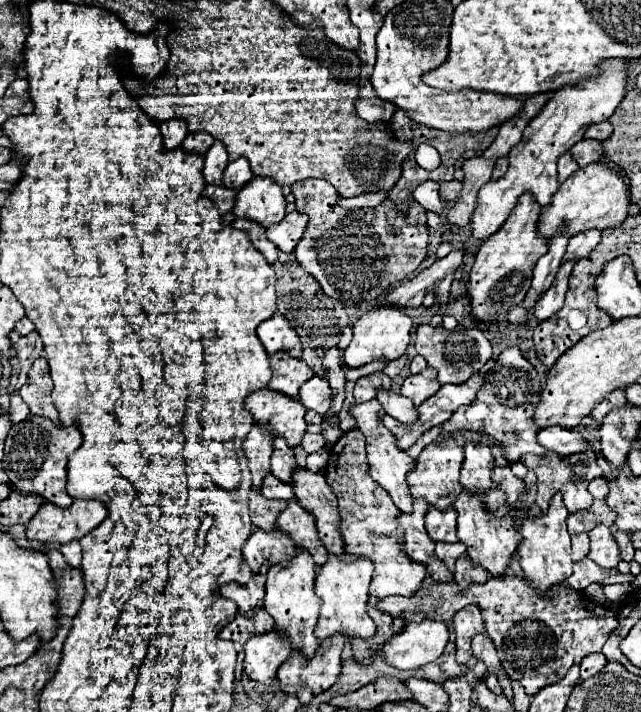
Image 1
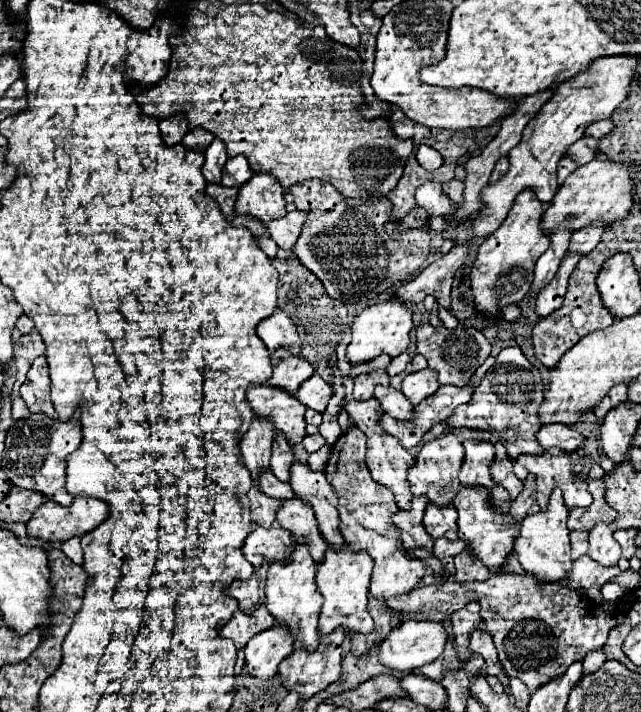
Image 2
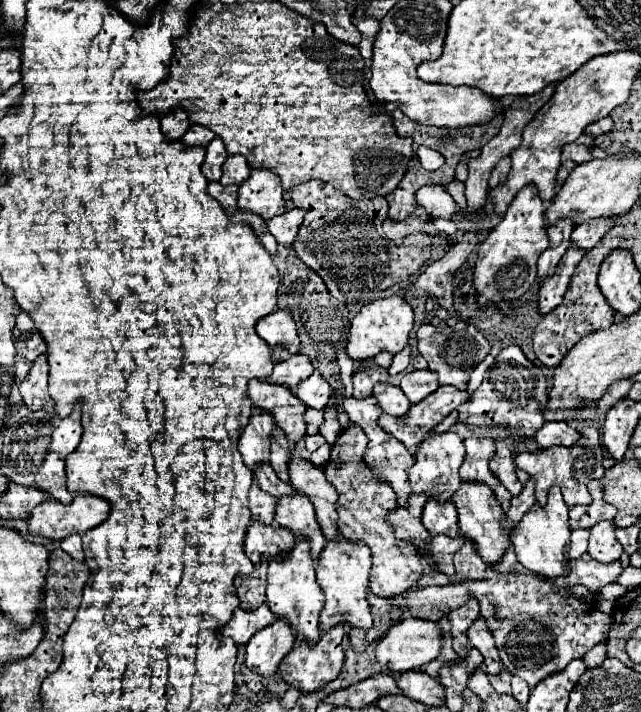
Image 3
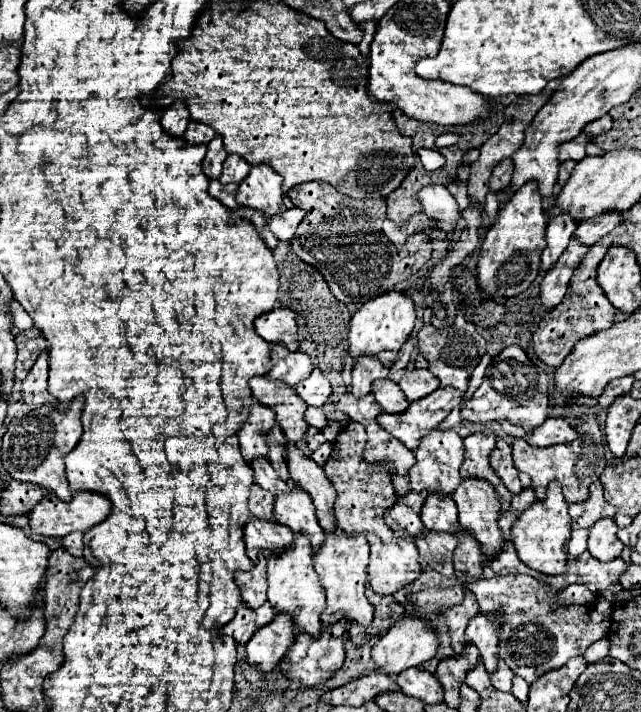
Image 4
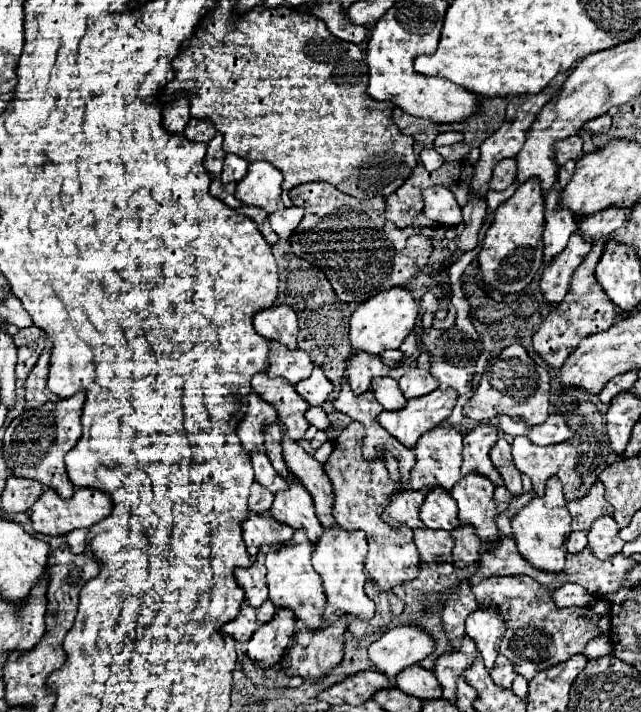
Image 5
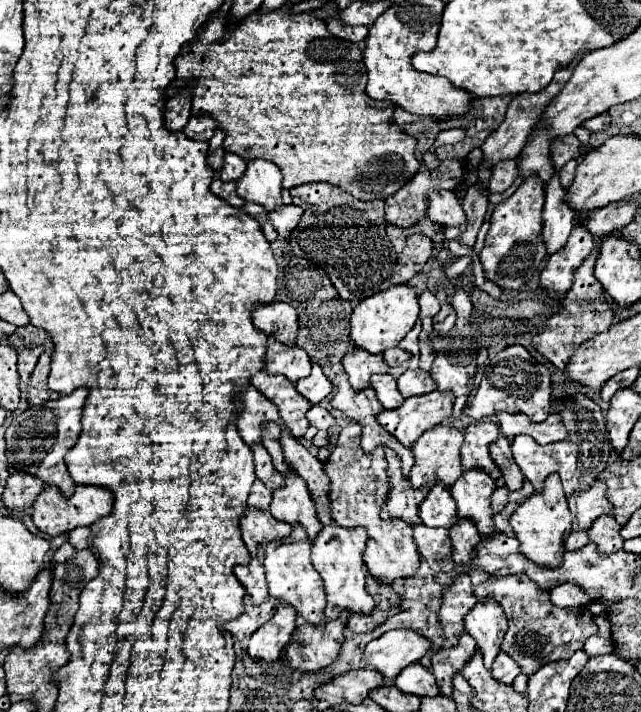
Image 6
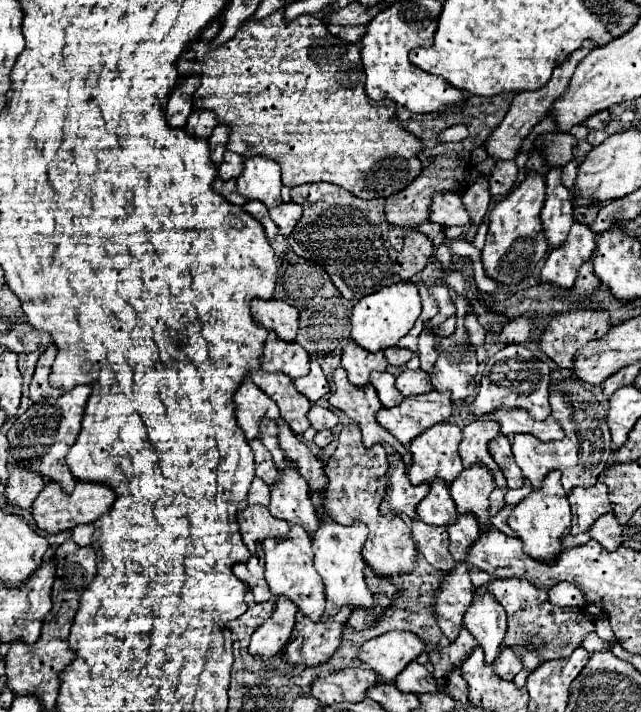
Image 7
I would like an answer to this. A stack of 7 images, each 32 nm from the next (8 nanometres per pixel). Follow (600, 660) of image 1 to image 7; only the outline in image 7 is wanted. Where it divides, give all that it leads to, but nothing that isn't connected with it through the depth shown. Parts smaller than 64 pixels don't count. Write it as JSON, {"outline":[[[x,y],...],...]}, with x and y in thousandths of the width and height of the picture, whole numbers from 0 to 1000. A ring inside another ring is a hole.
{"outline":[[[920,888],[920,890],[911,896],[908,907],[911,907],[917,916],[930,916],[930,913],[936,913],[936,910],[939,910],[939,913],[952,910],[952,904],[942,902],[942,899],[936,899],[936,896],[930,893],[930,888]]]}

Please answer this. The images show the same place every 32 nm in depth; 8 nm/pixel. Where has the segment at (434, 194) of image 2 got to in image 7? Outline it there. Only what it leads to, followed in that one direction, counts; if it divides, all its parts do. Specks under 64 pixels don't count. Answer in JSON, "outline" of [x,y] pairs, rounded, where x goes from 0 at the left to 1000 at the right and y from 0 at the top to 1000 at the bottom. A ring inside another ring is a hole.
{"outline":[[[680,272],[674,284],[674,312],[690,317],[724,317],[730,320],[733,303],[715,272]]]}

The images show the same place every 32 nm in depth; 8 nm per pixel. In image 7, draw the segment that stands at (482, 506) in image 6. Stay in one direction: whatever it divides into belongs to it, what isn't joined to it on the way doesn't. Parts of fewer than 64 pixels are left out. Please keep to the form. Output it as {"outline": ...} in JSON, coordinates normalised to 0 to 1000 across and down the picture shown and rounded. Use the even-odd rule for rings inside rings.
{"outline":[[[739,652],[736,657],[724,657],[699,685],[715,719],[739,722],[749,733],[749,742],[758,744],[764,739],[761,697],[774,685],[768,663],[761,663],[761,657],[752,652]]]}

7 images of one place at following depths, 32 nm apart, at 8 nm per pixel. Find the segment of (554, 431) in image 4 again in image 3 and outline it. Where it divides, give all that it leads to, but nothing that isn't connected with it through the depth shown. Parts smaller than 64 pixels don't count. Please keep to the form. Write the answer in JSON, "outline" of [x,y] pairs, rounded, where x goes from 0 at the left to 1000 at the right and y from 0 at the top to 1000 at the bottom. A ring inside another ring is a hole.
{"outline":[[[852,593],[842,604],[836,604],[833,621],[842,629],[855,626],[892,626],[905,618],[902,604],[895,604],[886,593]]]}

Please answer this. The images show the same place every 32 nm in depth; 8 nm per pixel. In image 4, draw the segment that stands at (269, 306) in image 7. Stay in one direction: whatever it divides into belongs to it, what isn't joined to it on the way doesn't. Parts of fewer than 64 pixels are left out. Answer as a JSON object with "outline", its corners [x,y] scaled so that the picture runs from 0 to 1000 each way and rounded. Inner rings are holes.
{"outline":[[[427,433],[424,438],[412,438],[396,449],[396,458],[415,480],[443,483],[456,494],[465,492],[465,455],[452,433]]]}

